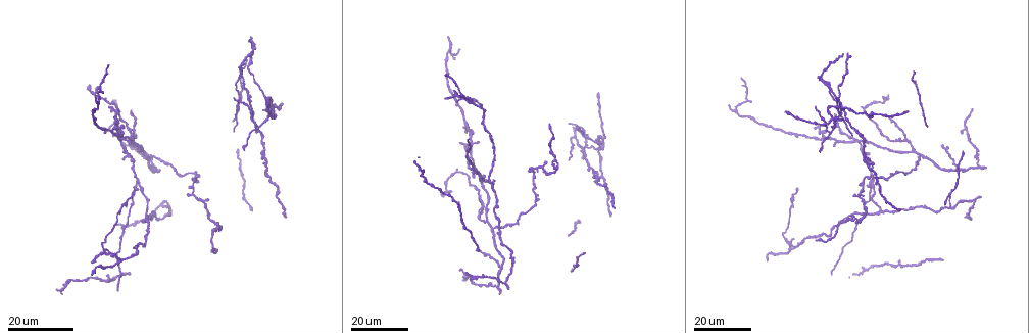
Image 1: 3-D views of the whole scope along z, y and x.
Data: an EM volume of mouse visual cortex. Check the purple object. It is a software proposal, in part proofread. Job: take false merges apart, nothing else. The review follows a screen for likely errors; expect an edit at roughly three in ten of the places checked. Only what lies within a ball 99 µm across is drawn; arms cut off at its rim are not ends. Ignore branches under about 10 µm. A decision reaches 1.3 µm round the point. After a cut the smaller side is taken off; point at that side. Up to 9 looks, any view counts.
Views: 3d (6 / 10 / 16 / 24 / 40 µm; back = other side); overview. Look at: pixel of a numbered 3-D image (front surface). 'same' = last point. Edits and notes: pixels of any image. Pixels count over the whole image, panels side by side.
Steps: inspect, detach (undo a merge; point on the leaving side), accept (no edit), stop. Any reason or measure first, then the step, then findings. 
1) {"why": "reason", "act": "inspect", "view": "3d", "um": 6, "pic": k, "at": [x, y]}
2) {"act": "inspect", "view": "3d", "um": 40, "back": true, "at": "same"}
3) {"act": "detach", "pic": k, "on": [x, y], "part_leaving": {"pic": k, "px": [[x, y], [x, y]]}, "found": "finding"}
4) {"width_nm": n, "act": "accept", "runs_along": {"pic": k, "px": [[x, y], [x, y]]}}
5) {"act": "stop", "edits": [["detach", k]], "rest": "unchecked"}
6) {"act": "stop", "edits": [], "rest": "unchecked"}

{"why": "three arms meet", "act": "inspect", "view": "3d", "um": 24, "pic": 1, "at": [855, 142]}

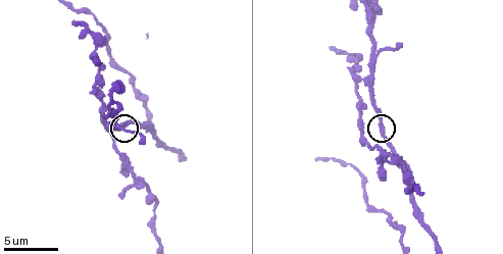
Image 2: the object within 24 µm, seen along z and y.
{"act": "inspect", "view": "3d", "um": 6, "pic": 2, "at": [380, 130]}

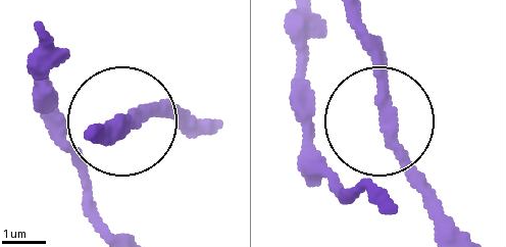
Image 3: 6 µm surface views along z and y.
{"width_nm": 230, "act": "accept", "runs_along": {"pic": 3, "px": [[457, 226], [381, 116], [376, 50], [359, 17]]}, "found": "one neuron here"}

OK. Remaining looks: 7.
{"act": "inspect", "view": "3d", "um": 16, "pic": 1, "at": [880, 209]}

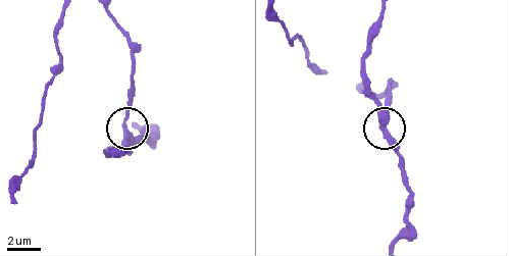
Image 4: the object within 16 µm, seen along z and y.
{"why": "closer look", "act": "inspect", "view": "3d", "um": 10, "pic": 4, "at": [129, 140]}

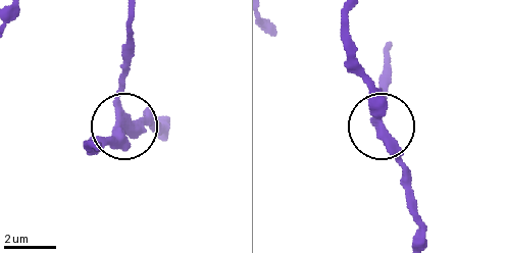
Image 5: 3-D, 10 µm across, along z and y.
{"act": "accept", "found": "one neuron here"}

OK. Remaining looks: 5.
{"why": "arms part here", "act": "inspect", "view": "3d", "um": 16, "pic": 1, "at": [205, 202]}

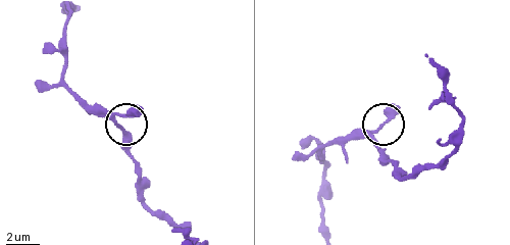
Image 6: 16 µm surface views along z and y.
{"act": "inspect", "view": "3d", "um": 6, "pic": 6, "at": [116, 121]}

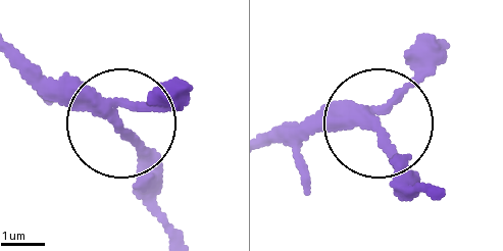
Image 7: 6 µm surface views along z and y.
{"side_arm_um": 35, "act": "accept", "runs_along": {"pic": 7, "px": [[14, 47], [112, 112], [153, 197]]}, "found": "continuous, no second neuron"}

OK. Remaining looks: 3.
{"why": "four-way junction", "act": "inspect", "view": "3d", "um": 16, "pic": 1, "at": [511, 261]}

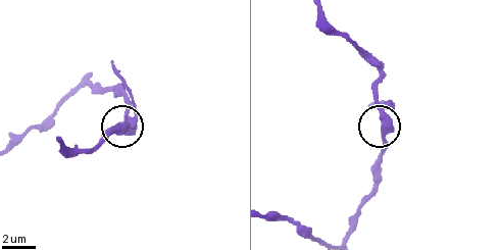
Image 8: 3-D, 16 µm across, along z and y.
{"why": "closer look", "act": "inspect", "view": "3d", "um": 6, "pic": 8, "at": [386, 114]}

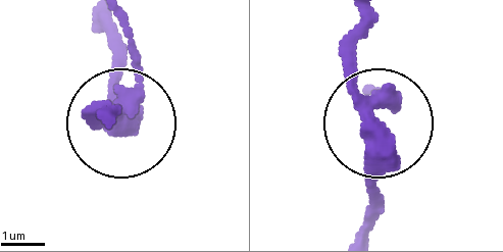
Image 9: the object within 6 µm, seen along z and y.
{"arms": 4, "act": "accept", "runs_along": {"pic": 9, "px": [[358, 11], [358, 89], [380, 133], [380, 216]]}, "found": "continuous, no second neuron"}

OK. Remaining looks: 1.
{"act": "stop", "edits": [], "rest": "unchecked"}

